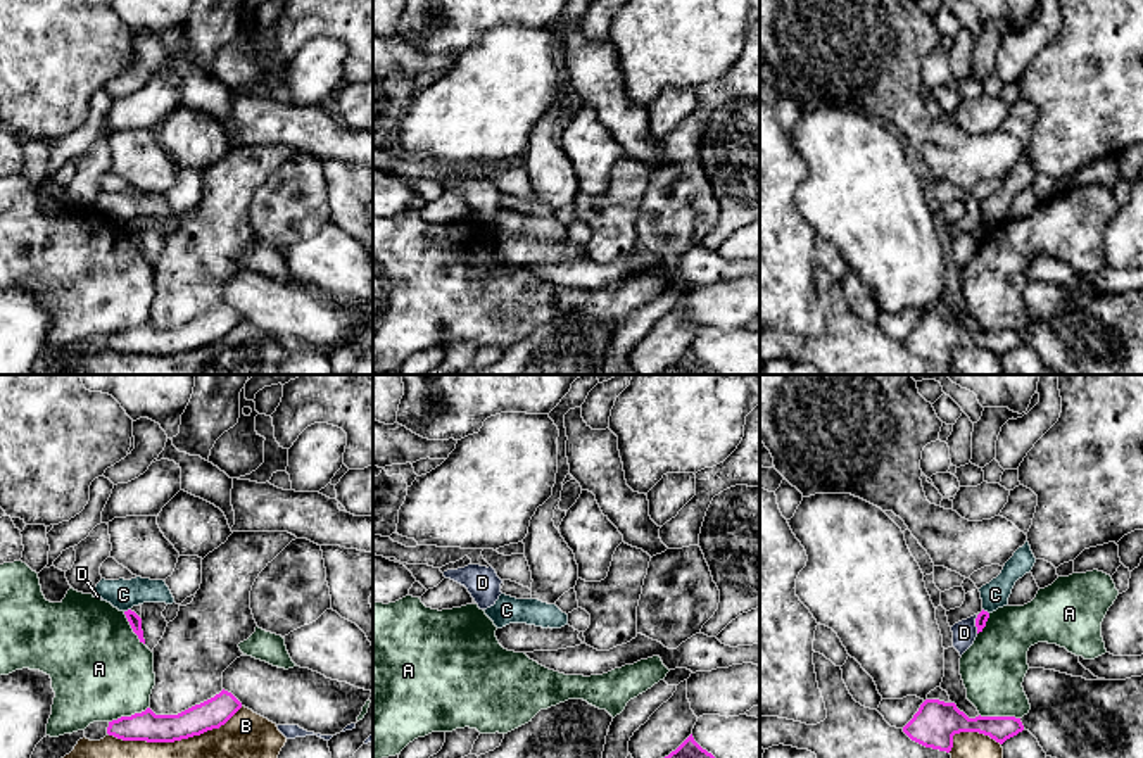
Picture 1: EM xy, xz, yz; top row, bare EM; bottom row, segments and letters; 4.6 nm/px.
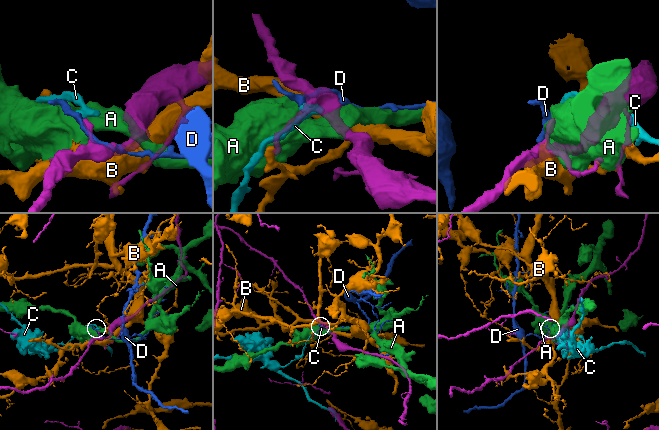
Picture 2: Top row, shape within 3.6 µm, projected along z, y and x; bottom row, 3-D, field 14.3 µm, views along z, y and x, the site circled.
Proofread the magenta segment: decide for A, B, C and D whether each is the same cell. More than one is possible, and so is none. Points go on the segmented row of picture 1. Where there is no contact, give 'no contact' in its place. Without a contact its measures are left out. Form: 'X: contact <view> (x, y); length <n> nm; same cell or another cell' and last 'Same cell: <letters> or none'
A: contact yz (1000, 717); length 190 nm; another cell
B: contact xy (175, 739); length 650 nm; another cell
C: contact xy (128, 610); length 40 nm; another cell
D: contact yz (976, 624); length 100 nm; another cell
Same cell: none

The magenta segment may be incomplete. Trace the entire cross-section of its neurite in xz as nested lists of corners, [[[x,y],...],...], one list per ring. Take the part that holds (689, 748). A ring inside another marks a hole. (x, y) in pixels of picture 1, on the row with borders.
[[[691,734],[675,751],[672,751],[665,758],[715,758],[715,756],[703,749]]]

